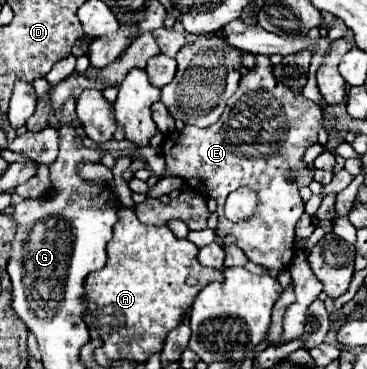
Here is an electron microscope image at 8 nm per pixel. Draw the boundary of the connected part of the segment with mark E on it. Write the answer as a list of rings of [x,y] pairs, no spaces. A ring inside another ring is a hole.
[[[256,56],[256,68],[242,76],[238,90],[228,100],[216,124],[208,128],[184,126],[182,132],[170,132],[170,136],[164,138],[166,176],[176,174],[190,189],[218,202],[218,238],[234,236],[234,244],[242,248],[252,262],[282,272],[288,270],[294,258],[296,224],[304,214],[298,180],[302,186],[312,180],[312,172],[306,172],[302,156],[308,146],[316,144],[320,126],[320,106],[304,96],[294,96],[290,88],[282,88],[282,84],[274,80],[268,56]],[[286,172],[296,172],[296,180],[288,180]],[[240,186],[250,186],[258,194],[258,210],[256,216],[234,228],[234,222],[226,220],[224,200]]]

